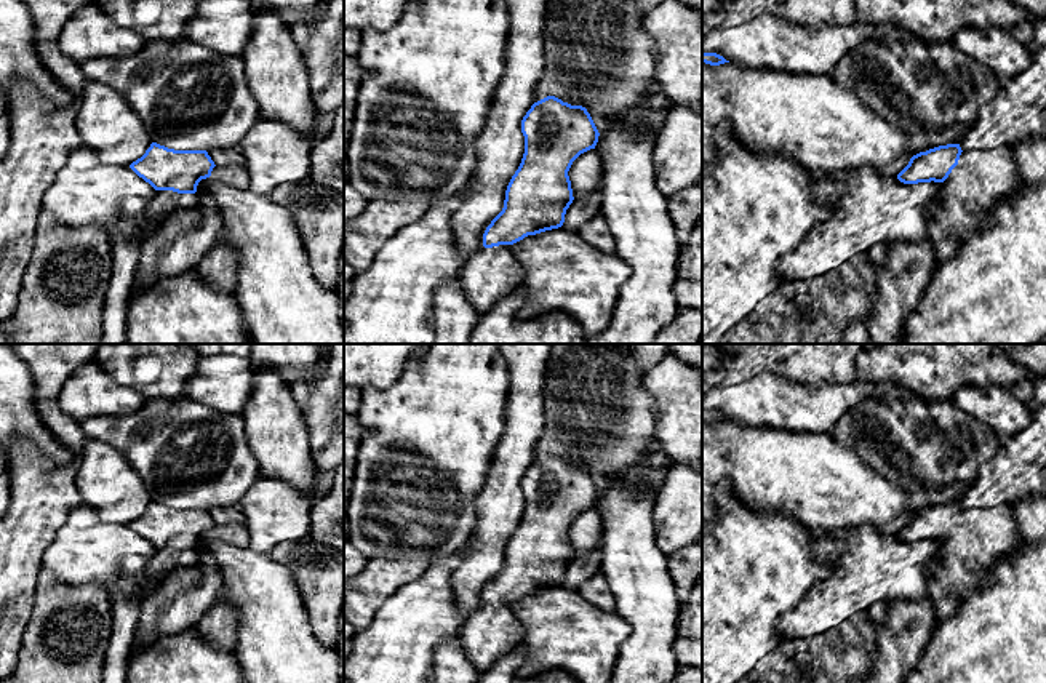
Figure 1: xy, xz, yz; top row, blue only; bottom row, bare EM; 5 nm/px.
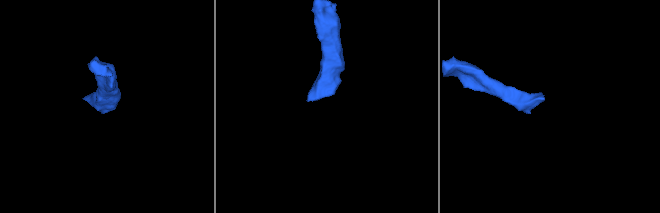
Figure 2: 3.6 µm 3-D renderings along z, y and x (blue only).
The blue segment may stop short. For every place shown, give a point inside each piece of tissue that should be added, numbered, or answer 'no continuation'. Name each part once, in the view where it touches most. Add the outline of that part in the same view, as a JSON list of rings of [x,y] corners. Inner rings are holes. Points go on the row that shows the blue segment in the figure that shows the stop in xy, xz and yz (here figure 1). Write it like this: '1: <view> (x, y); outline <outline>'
1: xy (165, 202); outline [[[157,190],[147,206],[150,222],[160,226],[171,213],[190,210],[198,205],[197,194],[178,194],[173,190]]]

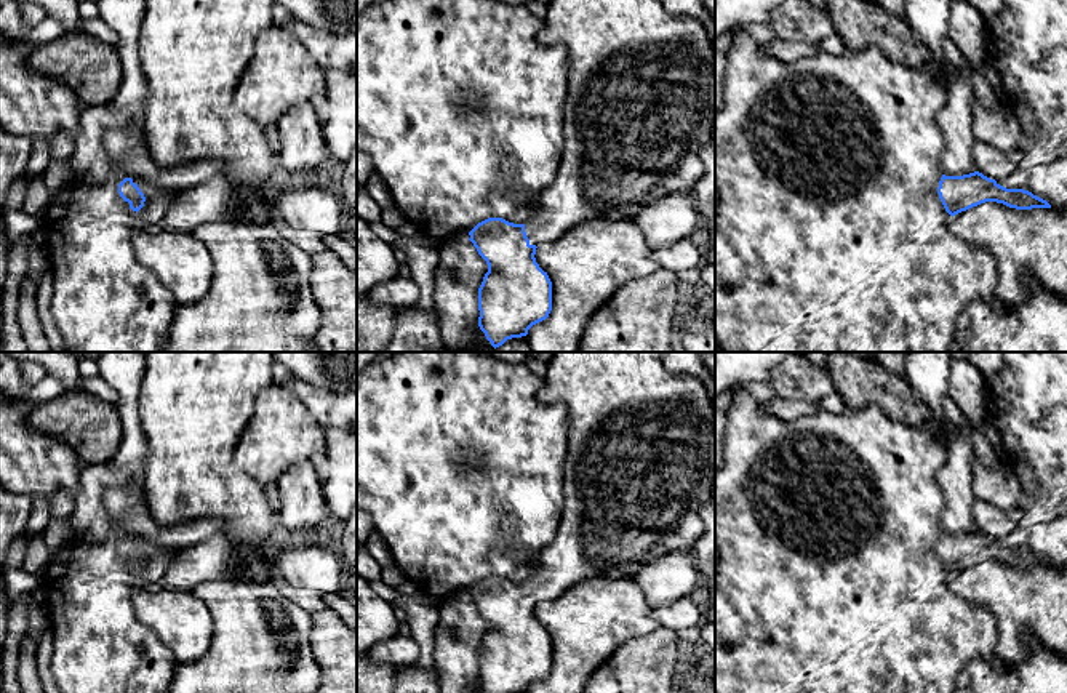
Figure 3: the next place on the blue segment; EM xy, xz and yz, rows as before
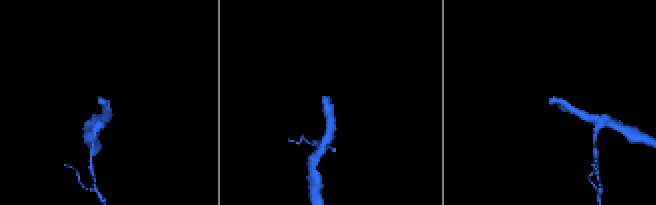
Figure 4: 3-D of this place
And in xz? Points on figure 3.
1: xz (640, 101); outline [[[550,0],[544,30],[539,34],[537,42],[542,46],[561,46],[566,51],[569,69],[563,106],[563,154],[555,179],[536,197],[533,213],[525,222],[530,245],[539,246],[552,242],[584,221],[633,221],[653,202],[670,194],[693,190],[704,173],[699,154],[712,142],[712,130],[715,128],[715,46],[707,30],[696,19],[670,14],[662,0]]]

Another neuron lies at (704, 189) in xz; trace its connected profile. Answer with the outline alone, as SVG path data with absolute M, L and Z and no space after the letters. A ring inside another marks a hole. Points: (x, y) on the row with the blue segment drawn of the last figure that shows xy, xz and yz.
M715 126L712 130L712 142L701 150L699 158L704 173L694 184L691 194L704 227L715 235Z

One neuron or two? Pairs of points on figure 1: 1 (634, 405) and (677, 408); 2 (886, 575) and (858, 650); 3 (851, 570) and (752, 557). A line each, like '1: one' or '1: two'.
1: two
2: two
3: two

